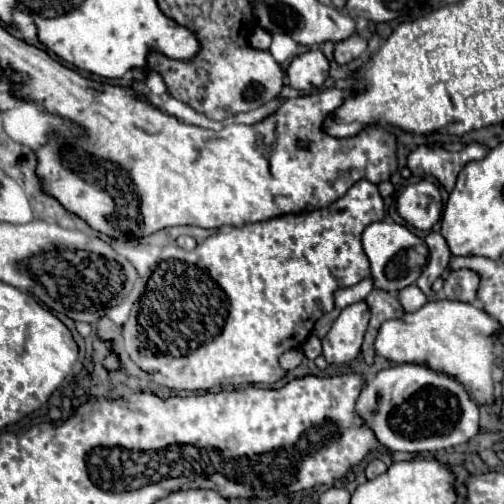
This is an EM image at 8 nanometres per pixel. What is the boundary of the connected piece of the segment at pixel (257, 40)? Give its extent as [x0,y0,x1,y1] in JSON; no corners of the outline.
[250,27,272,51]

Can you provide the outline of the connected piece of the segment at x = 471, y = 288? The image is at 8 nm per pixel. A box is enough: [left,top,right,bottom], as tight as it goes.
[444,269,480,303]

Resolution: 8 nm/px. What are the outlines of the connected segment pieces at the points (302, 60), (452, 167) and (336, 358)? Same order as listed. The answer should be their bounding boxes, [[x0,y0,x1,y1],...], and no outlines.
[[286,49,330,93],[408,141,488,191],[322,301,370,363]]

